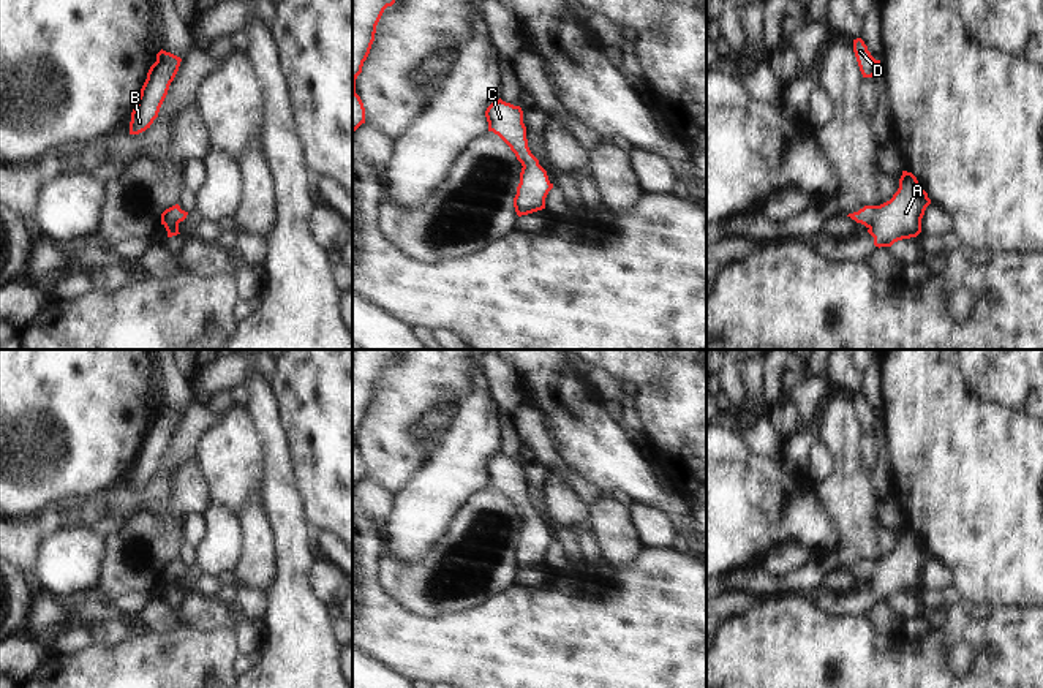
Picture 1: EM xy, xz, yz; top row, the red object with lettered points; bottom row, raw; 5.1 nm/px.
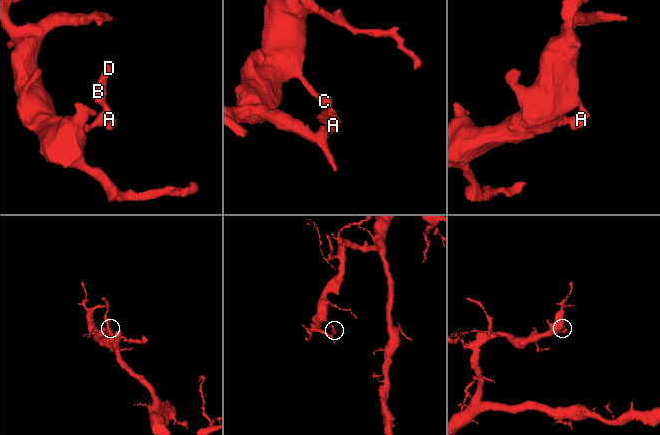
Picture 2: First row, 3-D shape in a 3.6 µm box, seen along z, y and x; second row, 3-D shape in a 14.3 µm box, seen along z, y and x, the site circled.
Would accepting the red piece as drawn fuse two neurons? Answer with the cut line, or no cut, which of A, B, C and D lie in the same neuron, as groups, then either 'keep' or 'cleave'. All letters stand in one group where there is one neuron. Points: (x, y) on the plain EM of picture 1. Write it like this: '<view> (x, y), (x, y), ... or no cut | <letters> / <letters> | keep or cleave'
no cut | A B C D | keep

